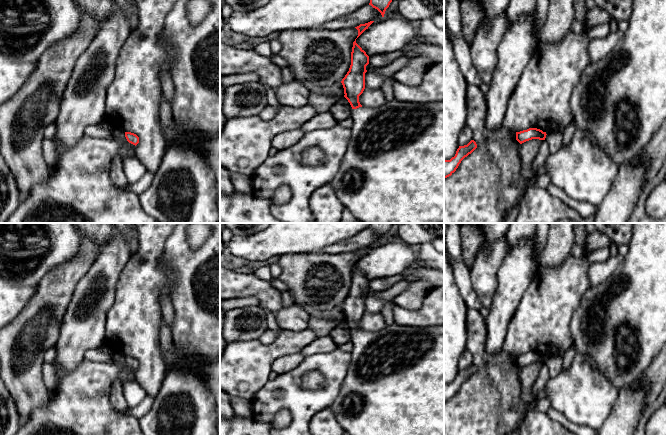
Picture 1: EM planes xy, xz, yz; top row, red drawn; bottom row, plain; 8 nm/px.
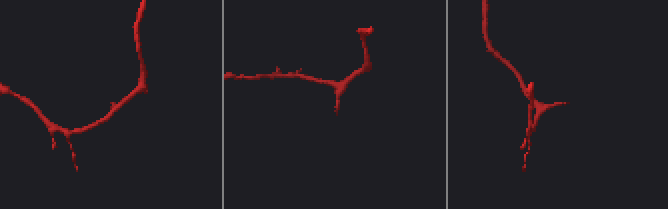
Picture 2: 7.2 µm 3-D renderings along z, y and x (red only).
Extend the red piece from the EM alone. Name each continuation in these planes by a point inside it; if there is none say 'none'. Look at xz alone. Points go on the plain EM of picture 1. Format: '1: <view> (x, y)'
1: xz (394, 385)

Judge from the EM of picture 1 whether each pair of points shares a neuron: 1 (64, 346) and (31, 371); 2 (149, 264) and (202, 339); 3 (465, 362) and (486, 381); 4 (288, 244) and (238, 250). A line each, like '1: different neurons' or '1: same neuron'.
1: different neurons
2: different neurons
3: different neurons
4: same neuron

